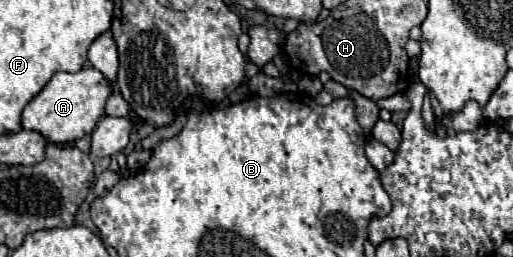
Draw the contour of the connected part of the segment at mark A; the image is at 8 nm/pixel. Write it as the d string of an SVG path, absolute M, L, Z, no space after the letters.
M82 68L76 74L56 72L44 90L24 108L22 112L22 130L32 130L46 136L52 144L68 144L80 140L84 134L90 134L96 122L104 114L106 98L110 96L110 82L94 68Z

